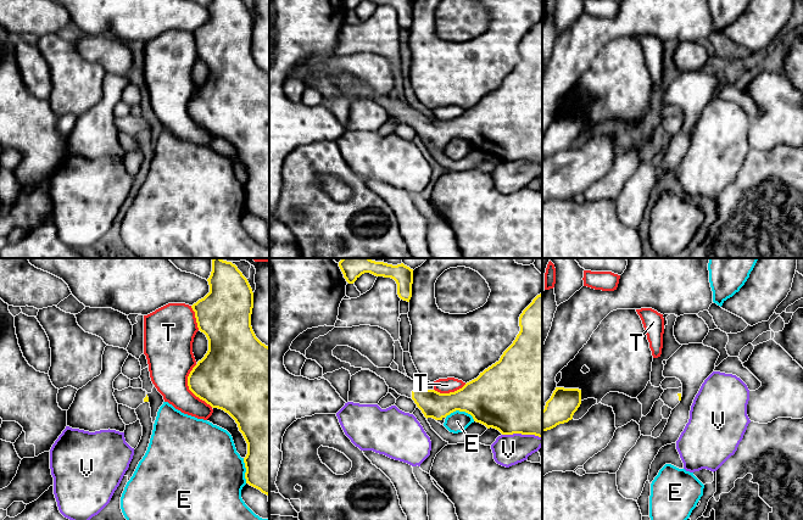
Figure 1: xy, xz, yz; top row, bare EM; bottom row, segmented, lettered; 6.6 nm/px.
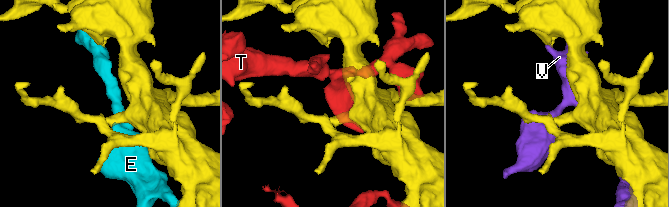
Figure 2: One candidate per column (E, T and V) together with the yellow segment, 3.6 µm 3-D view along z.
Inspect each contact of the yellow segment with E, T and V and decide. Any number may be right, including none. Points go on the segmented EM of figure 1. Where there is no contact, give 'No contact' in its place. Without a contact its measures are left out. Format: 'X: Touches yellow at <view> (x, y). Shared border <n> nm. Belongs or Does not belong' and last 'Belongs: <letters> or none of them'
E: Touches yellow at xz (461, 411). Shared border 200 nm. Does not belong
T: Touches yellow at xy (189, 389). Shared border 300 nm. Does not belong
V: Touches yellow at xz (522, 434). Shared border 260 nm. Does not belong
Belongs: none of them

